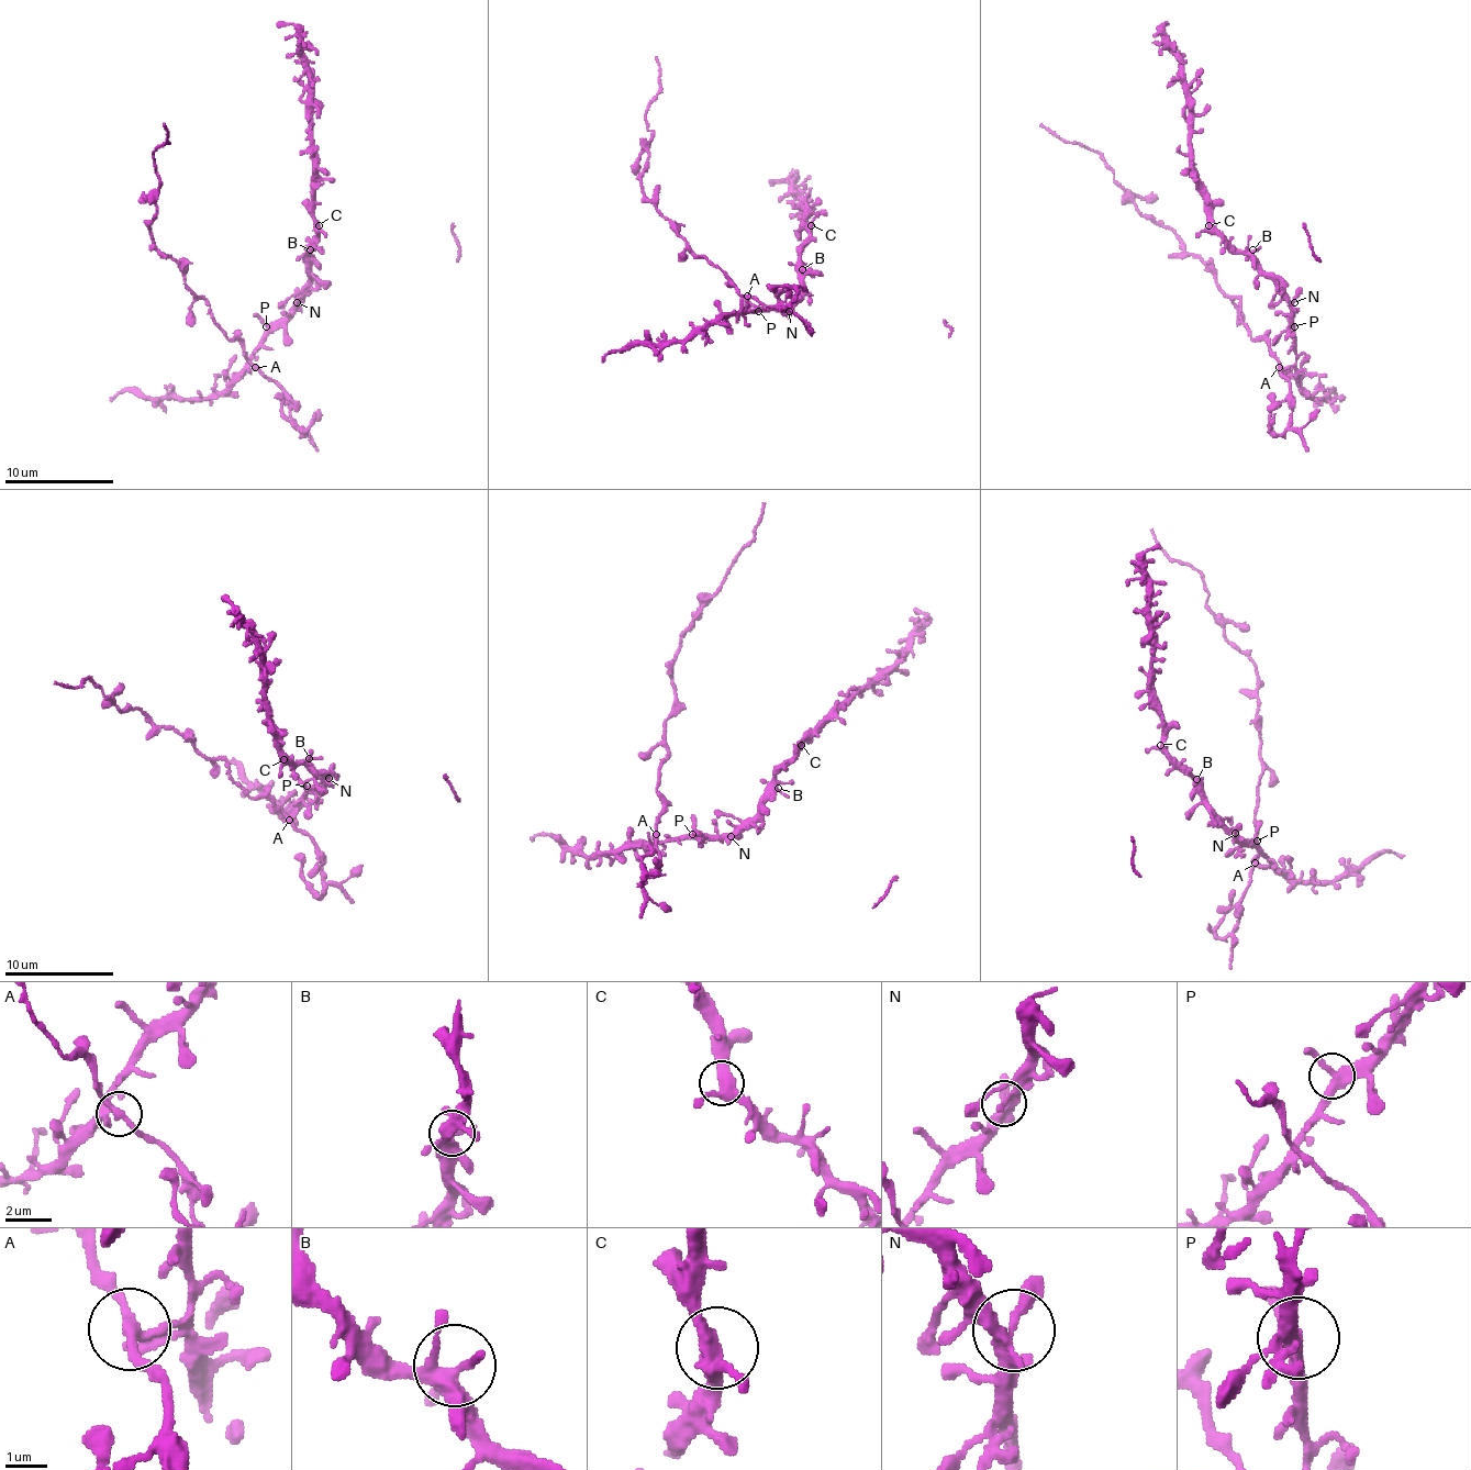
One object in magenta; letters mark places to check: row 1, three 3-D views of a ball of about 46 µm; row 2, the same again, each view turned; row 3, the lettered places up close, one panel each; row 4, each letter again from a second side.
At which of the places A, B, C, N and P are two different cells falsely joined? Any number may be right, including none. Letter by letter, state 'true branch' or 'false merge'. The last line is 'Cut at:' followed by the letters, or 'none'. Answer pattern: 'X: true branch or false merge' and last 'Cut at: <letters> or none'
A: false merge
B: true branch
C: true branch
N: true branch
P: true branch
Cut at: A

